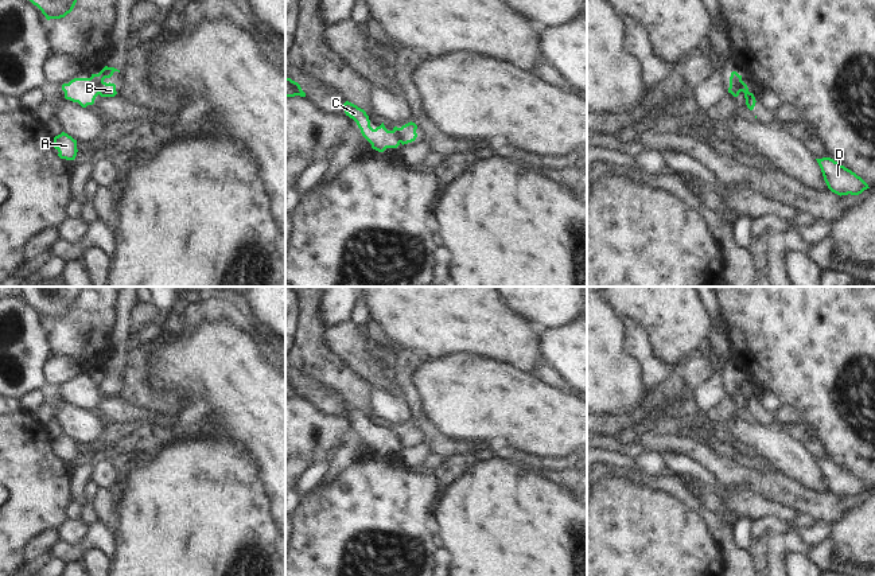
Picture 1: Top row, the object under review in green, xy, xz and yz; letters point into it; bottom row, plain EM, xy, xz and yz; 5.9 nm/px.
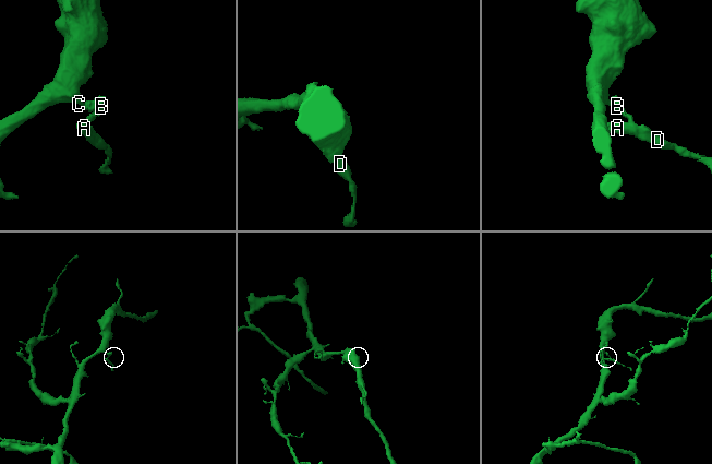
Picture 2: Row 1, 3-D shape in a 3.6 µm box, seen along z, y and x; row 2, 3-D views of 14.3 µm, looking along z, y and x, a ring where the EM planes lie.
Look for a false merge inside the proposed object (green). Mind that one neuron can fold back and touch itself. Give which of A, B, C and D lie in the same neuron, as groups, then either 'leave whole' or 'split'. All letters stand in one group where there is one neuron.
A B D / C | split

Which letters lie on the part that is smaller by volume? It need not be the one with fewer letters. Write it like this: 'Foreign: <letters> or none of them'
Foreign: A, B, D

